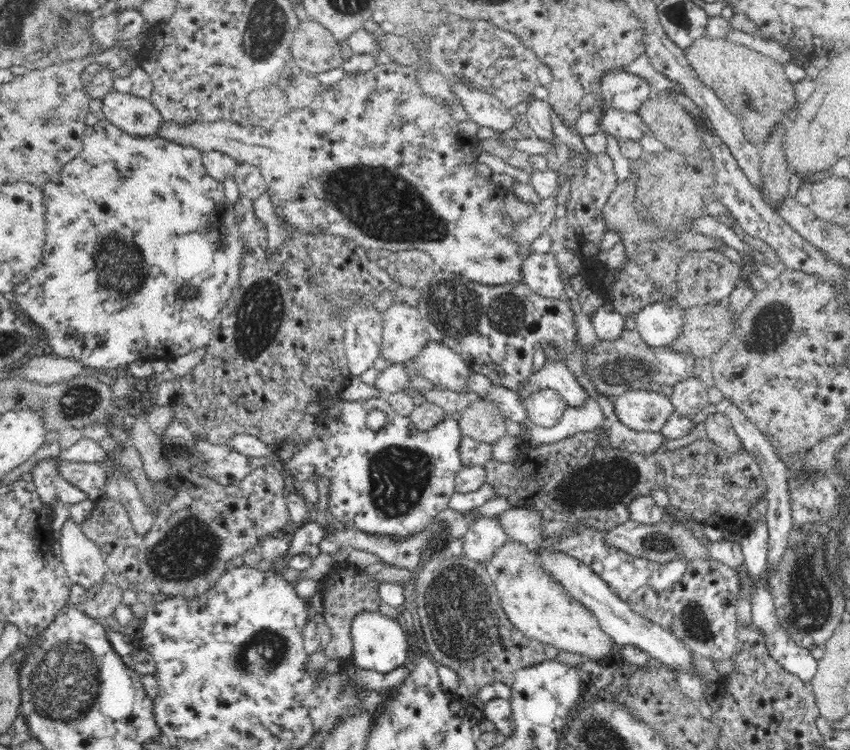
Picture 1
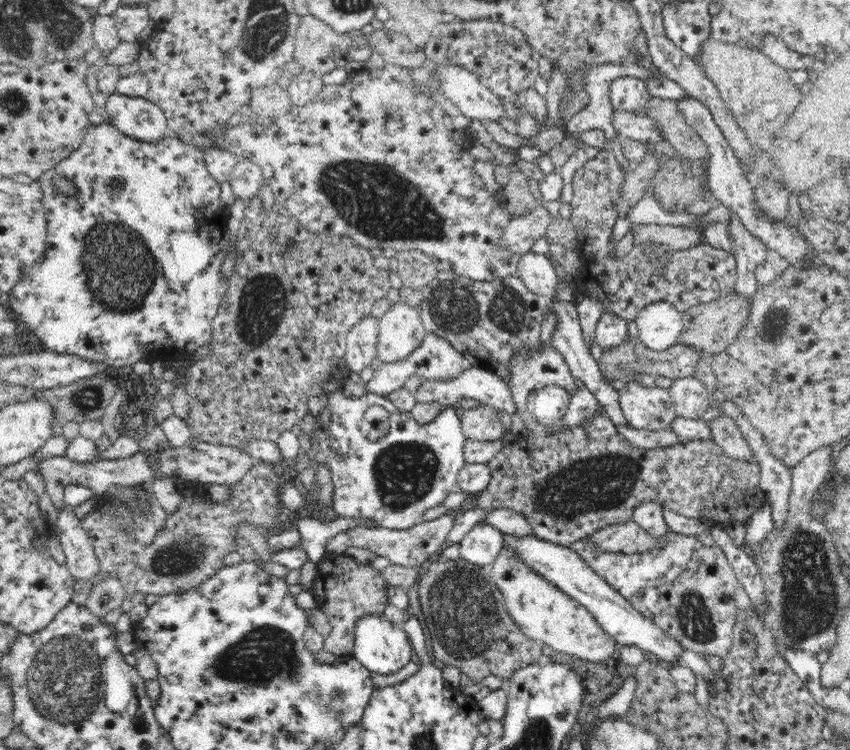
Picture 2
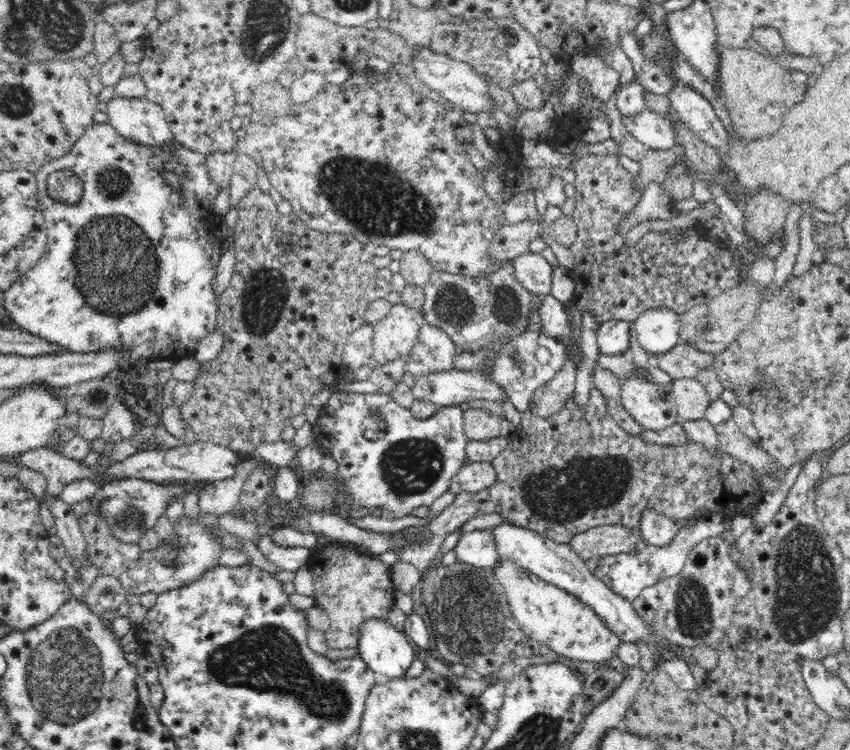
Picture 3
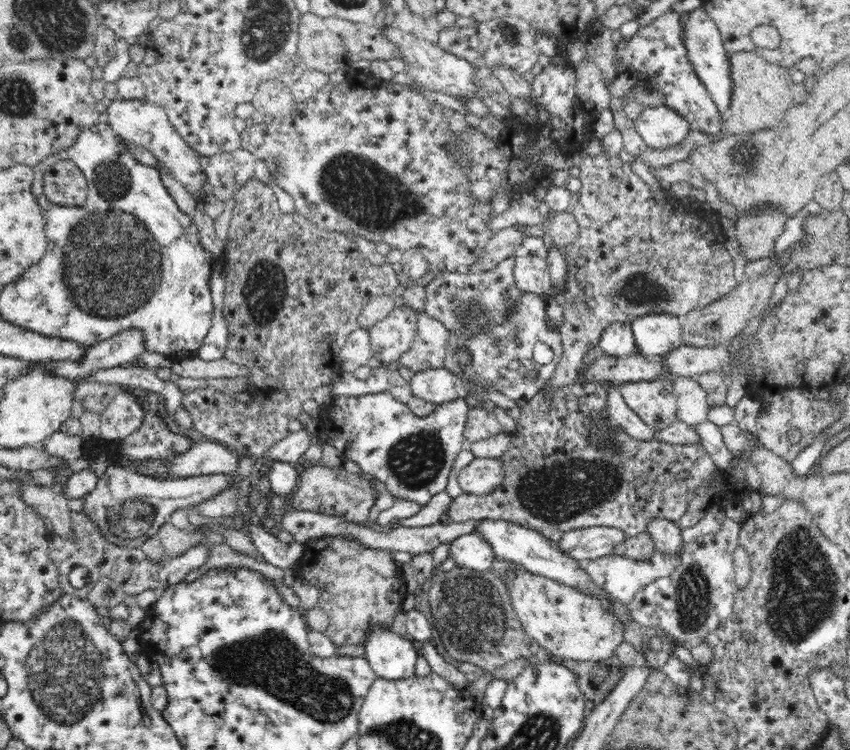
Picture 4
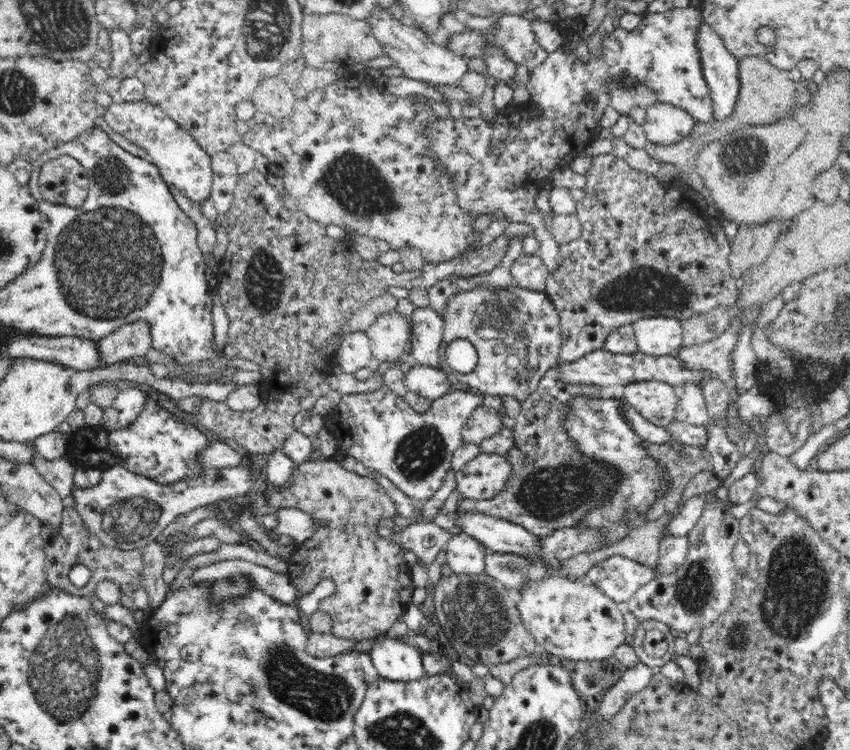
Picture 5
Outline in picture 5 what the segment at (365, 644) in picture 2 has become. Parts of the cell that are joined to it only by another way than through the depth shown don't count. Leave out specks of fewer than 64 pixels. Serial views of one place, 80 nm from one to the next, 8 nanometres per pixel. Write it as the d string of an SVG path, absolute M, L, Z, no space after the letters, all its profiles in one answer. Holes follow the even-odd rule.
M391 633L376 636L368 655L382 678L408 682L423 676L420 652L402 637Z

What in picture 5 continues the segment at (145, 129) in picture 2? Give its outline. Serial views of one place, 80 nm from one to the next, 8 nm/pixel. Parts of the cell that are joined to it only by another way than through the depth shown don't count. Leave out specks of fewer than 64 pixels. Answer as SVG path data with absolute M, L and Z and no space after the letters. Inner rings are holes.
M116 100L108 106L104 116L108 126L126 140L138 144L147 152L148 160L154 163L160 171L161 177L169 186L175 186L190 200L202 202L211 193L212 169L210 169L211 155L204 152L196 139L180 128L158 105L147 101L123 102Z

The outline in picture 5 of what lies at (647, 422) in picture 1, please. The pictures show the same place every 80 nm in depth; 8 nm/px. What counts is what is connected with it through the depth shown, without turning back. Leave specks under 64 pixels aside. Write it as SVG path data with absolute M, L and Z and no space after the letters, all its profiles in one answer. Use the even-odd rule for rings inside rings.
M642 381L624 385L626 404L638 411L648 422L667 428L675 420L677 394L664 381Z

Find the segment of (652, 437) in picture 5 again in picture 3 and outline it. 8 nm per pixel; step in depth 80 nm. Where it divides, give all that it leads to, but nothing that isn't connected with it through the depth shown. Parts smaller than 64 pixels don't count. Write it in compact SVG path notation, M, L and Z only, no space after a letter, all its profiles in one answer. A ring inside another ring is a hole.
M596 364L592 372L592 378L593 387L596 387L602 393L606 408L616 424L627 434L640 435L644 430L643 427L637 424L622 406L621 386L616 375Z

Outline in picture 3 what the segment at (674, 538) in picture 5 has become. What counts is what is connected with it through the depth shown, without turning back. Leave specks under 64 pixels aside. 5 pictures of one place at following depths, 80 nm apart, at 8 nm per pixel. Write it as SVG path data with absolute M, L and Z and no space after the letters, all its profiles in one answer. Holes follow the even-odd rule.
M646 508L640 512L639 530L649 545L666 546L679 531L663 509Z

